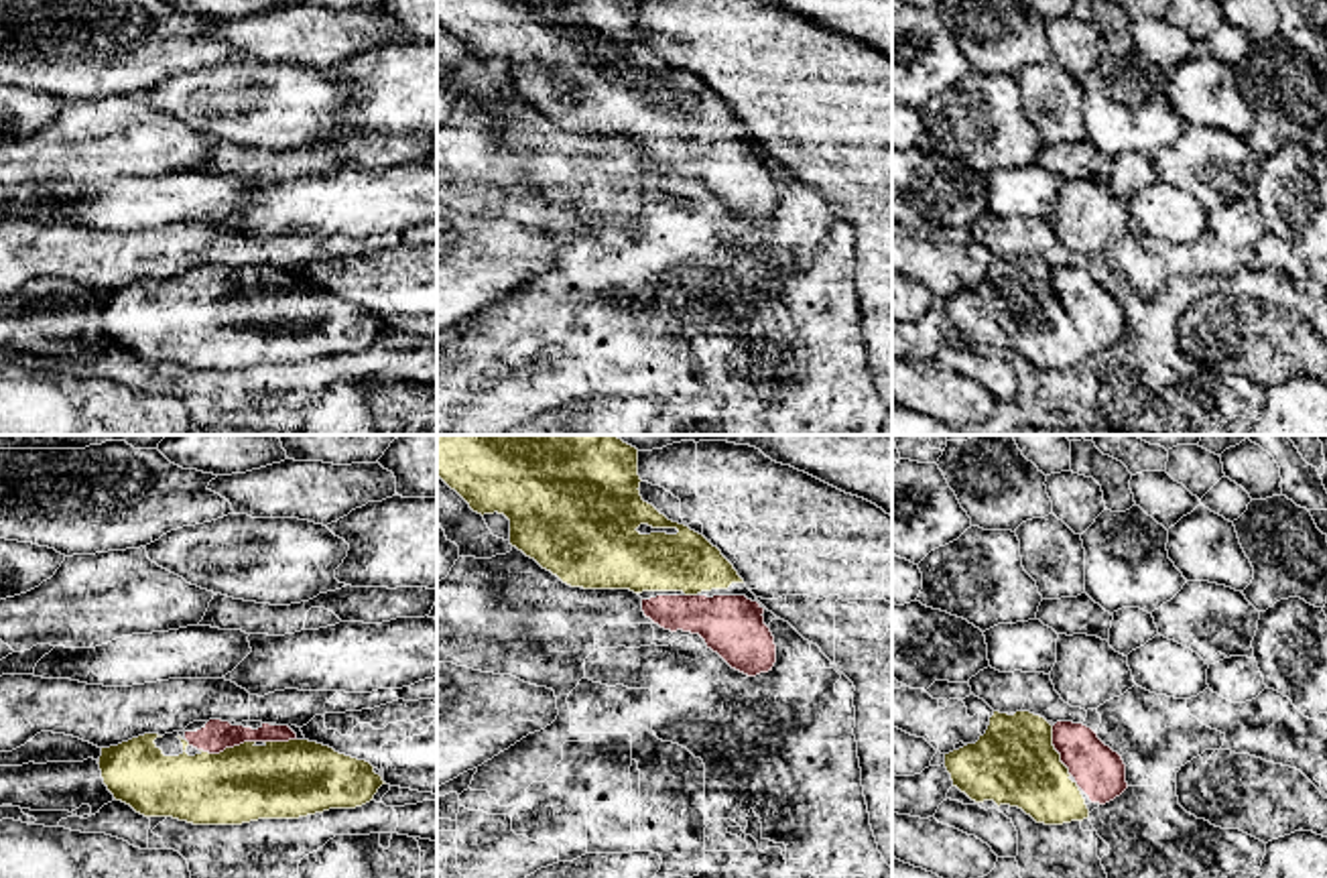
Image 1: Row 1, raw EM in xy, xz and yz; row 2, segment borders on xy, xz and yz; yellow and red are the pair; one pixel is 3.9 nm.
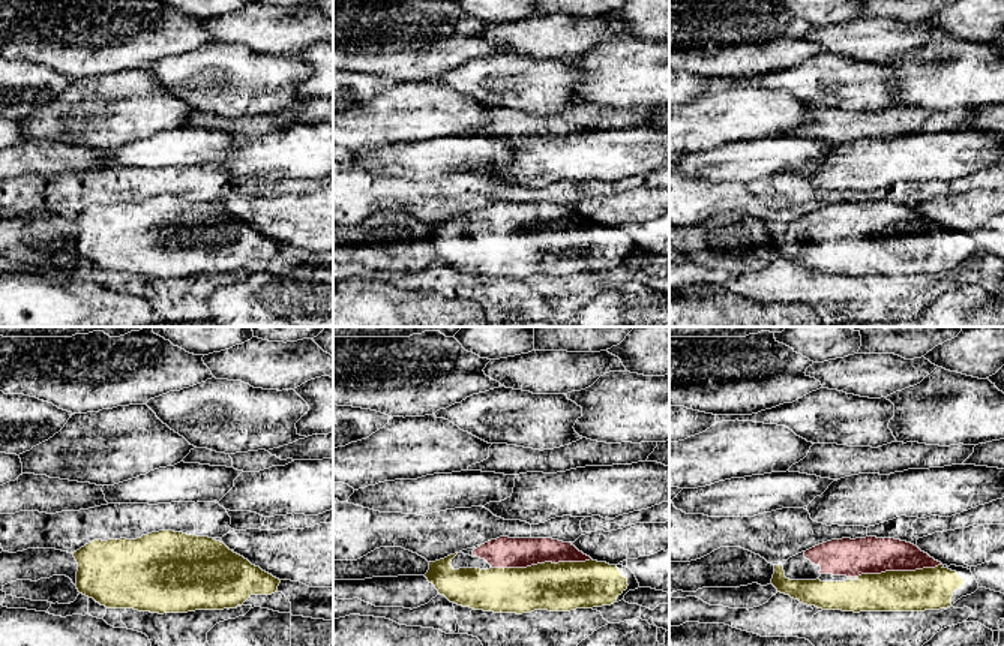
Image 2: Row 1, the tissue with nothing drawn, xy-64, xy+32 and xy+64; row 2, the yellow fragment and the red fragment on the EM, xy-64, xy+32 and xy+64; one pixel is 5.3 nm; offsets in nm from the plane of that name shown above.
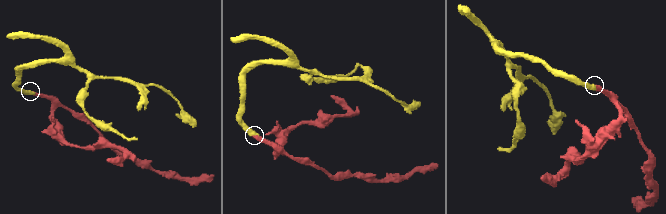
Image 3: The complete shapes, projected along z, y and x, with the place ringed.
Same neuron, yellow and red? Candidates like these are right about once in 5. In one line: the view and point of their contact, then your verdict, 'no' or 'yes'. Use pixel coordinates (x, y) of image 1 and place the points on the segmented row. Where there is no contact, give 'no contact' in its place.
meets yellow in xy at (226, 748); yes

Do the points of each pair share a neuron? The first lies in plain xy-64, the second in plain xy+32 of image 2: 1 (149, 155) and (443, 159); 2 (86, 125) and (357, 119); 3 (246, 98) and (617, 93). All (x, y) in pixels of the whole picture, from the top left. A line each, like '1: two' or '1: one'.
1: one
2: one
3: two

